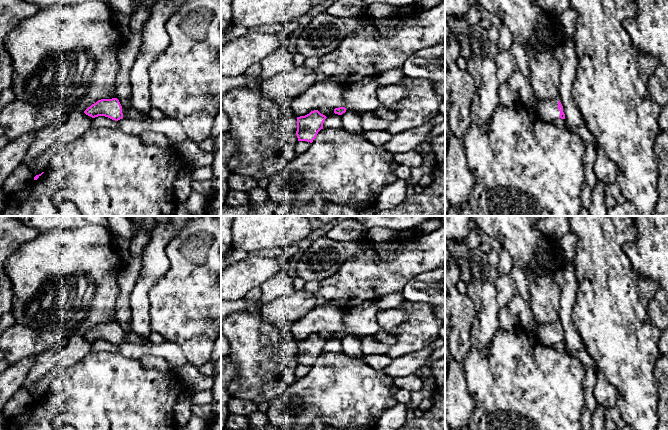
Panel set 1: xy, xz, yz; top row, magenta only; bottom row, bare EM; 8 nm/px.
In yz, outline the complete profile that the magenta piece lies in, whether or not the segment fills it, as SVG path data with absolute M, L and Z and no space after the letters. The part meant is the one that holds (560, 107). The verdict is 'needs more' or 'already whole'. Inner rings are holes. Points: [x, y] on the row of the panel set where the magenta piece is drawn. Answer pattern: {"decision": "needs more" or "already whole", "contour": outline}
{"decision": "needs more", "contour": "M560 101L540 102L538 117L550 124L558 118L565 119L563 106Z"}

